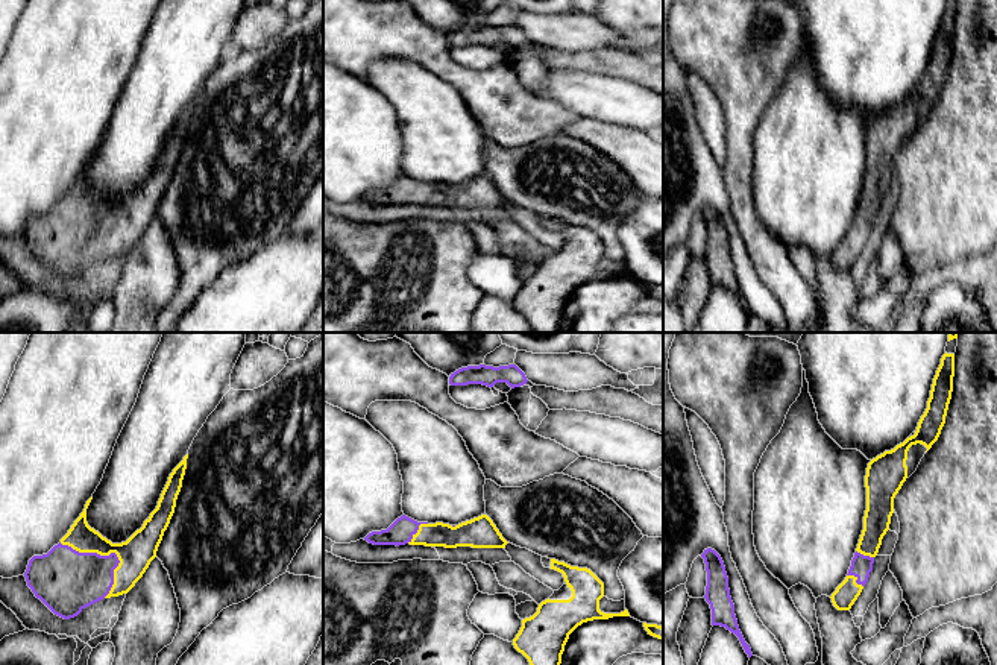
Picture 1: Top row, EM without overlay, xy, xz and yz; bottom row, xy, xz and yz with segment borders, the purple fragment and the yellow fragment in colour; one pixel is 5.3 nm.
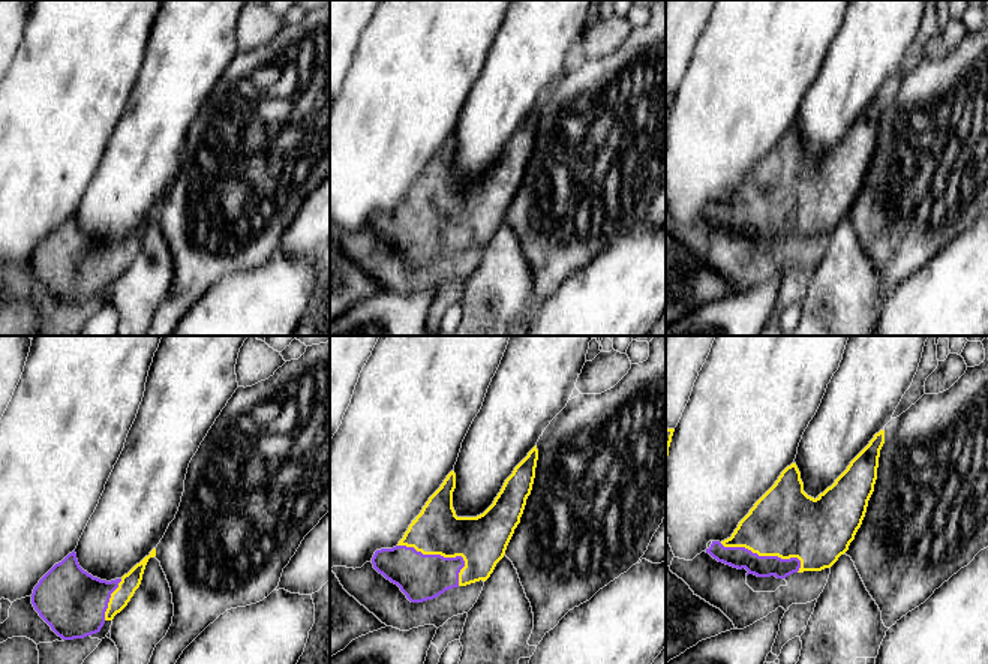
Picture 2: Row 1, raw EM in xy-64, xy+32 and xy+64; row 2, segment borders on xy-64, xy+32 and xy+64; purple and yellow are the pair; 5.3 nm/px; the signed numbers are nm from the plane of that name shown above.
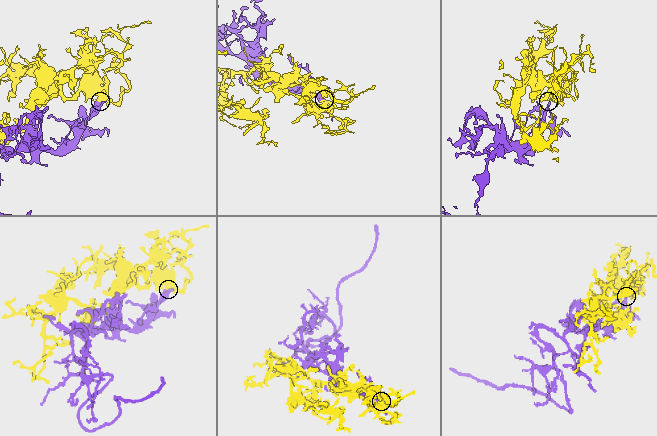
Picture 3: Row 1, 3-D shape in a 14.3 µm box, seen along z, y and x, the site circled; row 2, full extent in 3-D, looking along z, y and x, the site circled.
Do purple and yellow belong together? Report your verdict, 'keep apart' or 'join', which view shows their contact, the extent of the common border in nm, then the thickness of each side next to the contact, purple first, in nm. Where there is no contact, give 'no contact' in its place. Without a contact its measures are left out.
join; contact in xy; length 380 nm; calibres 320 and 180 nm

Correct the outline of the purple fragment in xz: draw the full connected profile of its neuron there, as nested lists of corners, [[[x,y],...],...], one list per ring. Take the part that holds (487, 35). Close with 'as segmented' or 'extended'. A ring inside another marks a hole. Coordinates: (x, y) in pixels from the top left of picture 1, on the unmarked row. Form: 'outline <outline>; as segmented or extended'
outline [[[467,26],[455,30],[449,36],[451,46],[483,44],[493,47],[496,43],[507,43],[511,49],[527,44],[525,33],[516,26]]]; as segmented

